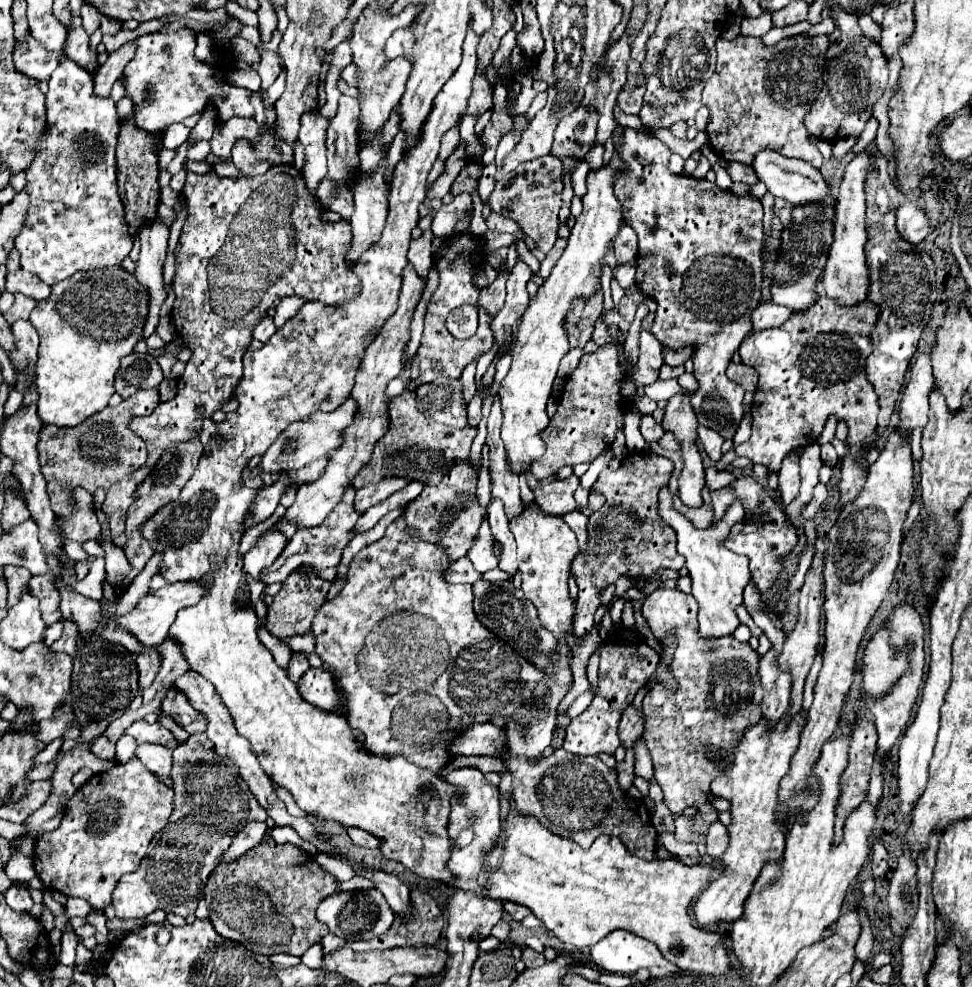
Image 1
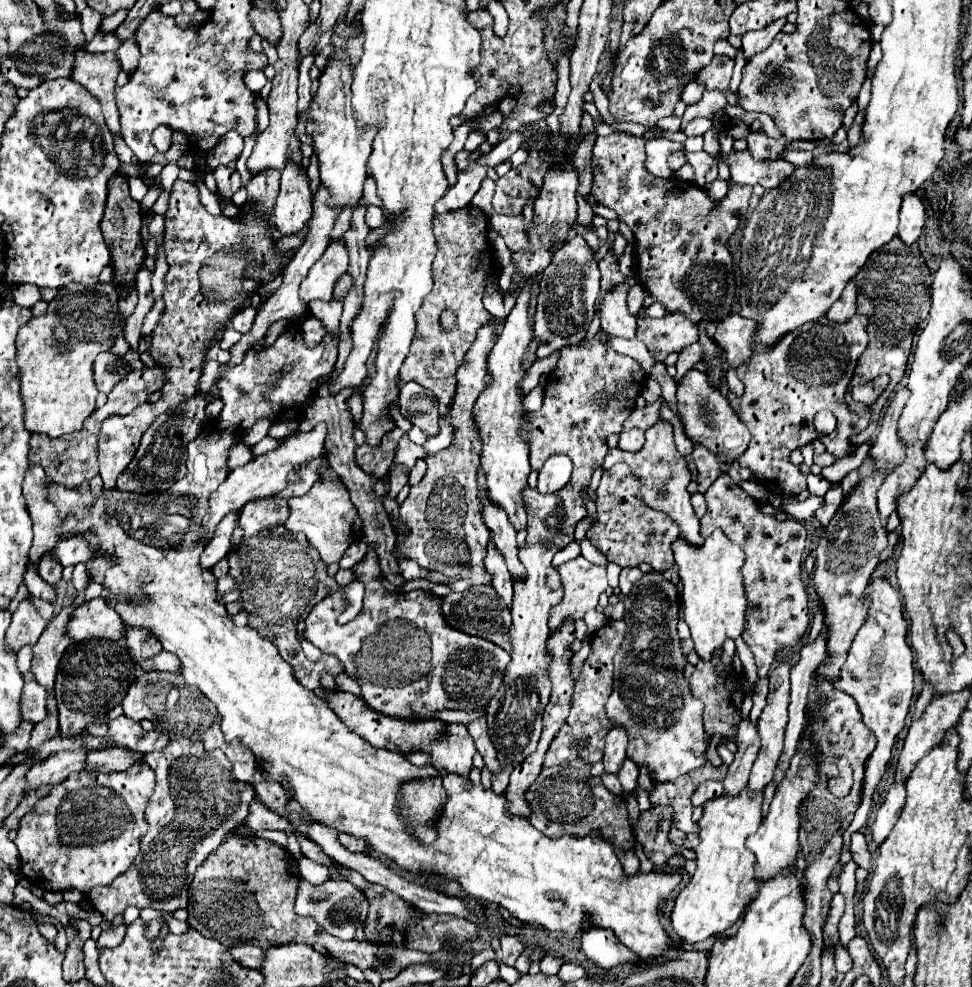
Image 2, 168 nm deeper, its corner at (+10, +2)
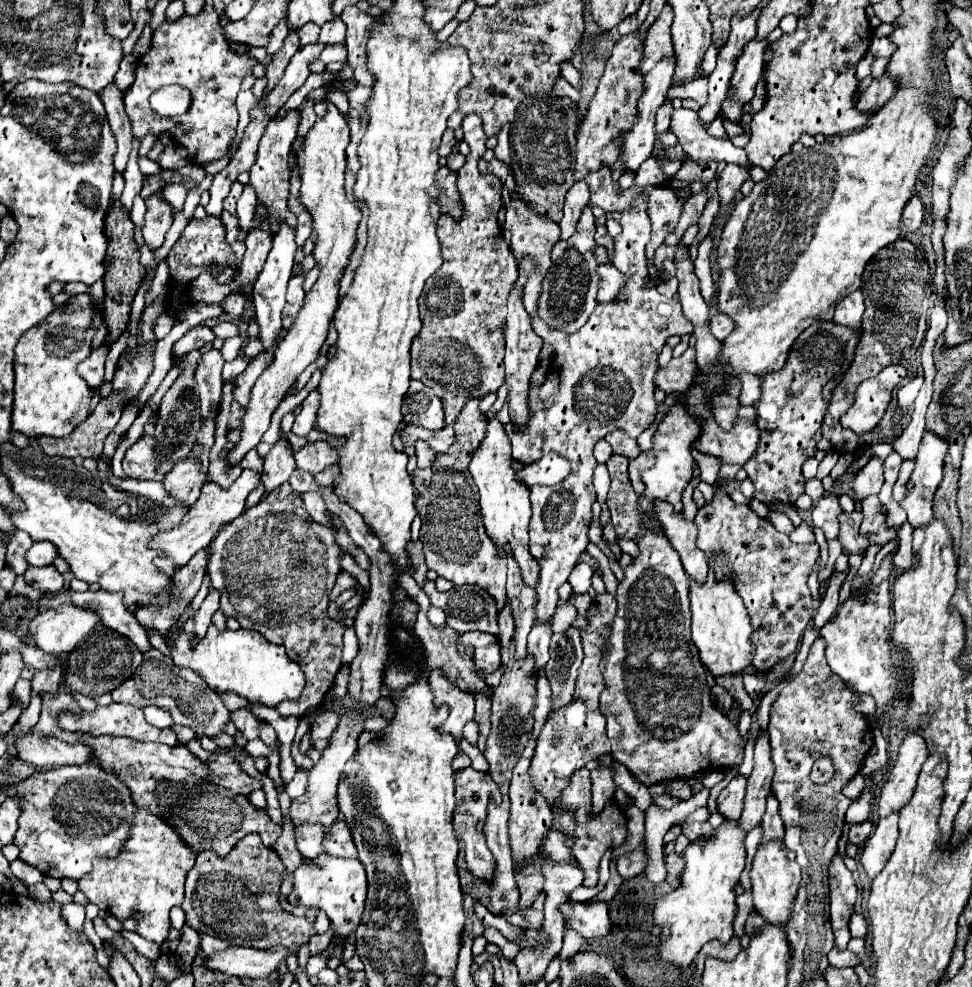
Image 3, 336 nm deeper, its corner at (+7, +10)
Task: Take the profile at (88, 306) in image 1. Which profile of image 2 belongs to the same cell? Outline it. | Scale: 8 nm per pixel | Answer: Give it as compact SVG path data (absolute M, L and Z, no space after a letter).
M98 282L94 288L82 288L82 284L68 284L60 288L56 298L48 302L48 312L32 318L16 338L18 366L20 366L20 392L26 408L26 430L44 432L50 438L58 438L82 428L82 422L96 410L98 388L94 388L94 360L100 352L114 346L114 340L124 332L124 320L118 312L120 292L114 282Z

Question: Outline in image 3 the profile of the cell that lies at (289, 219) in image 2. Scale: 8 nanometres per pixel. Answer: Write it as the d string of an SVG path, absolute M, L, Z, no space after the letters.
M283 224L279 234L273 238L273 248L271 248L271 252L267 256L265 268L259 274L259 278L255 282L255 290L253 290L253 300L255 300L255 310L257 310L255 318L259 322L261 352L273 350L275 340L277 340L277 336L281 332L281 310L285 306L285 290L287 290L287 282L291 278L291 270L293 270L293 264L295 264L295 250L297 250L295 232Z

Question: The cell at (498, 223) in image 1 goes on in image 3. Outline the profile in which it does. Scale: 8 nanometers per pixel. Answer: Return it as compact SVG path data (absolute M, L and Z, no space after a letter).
M645 194L637 196L633 200L631 210L621 212L621 234L613 238L613 260L611 264L623 272L627 276L623 288L621 288L621 296L617 296L617 300L609 302L609 304L597 304L593 316L589 316L587 324L583 328L579 328L575 334L567 334L561 330L553 330L549 328L539 316L537 316L537 296L541 296L541 280L545 278L545 272L549 270L551 264L551 250L553 244L559 240L559 226L547 218L541 218L537 214L533 214L531 210L527 210L527 206L521 200L511 200L511 204L507 206L507 220L505 220L505 230L511 232L511 252L515 256L515 260L521 260L521 256L533 256L533 260L537 260L537 272L533 272L533 276L529 276L529 280L525 282L525 308L529 308L529 316L533 316L533 330L537 332L537 336L543 338L543 342L549 342L555 346L555 360L547 372L547 378L541 386L531 388L529 392L529 406L535 412L533 420L529 422L529 426L519 428L513 432L513 458L521 464L533 464L539 458L543 458L547 452L557 452L561 456L565 456L571 462L571 472L569 476L557 486L561 492L569 492L569 494L531 494L531 506L533 506L533 516L531 516L531 524L529 524L529 550L533 554L533 558L537 558L539 562L539 582L535 586L537 590L537 604L535 604L535 620L549 620L549 616L555 614L559 596L557 596L557 588L567 582L569 572L573 570L573 564L577 564L579 554L585 552L589 538L587 538L587 530L589 530L589 522L591 522L591 506L597 500L595 496L595 488L593 488L593 470L597 466L595 456L593 456L593 446L597 444L597 440L605 438L607 432L611 430L623 430L627 436L631 438L639 438L639 434L643 430L647 430L657 416L657 402L653 400L653 392L655 392L655 384L653 384L653 376L657 372L657 356L665 344L665 340L673 334L687 334L693 332L691 322L683 316L681 312L681 304L675 298L667 298L661 296L655 286L649 286L649 278L647 278L647 258L645 258L645 244L649 242L649 232L651 232L651 224L645 212Z

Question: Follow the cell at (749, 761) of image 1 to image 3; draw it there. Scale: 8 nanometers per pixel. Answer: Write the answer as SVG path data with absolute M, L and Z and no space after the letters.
M725 820L723 826L715 830L711 840L699 840L697 844L689 844L681 858L685 860L685 870L681 874L681 886L671 894L657 898L653 904L653 922L661 928L661 942L659 942L659 960L677 968L687 968L709 940L719 940L727 944L733 938L733 918L737 914L735 906L735 892L733 886L739 882L739 876L745 868L745 848L743 848L745 832L741 830L739 822Z

